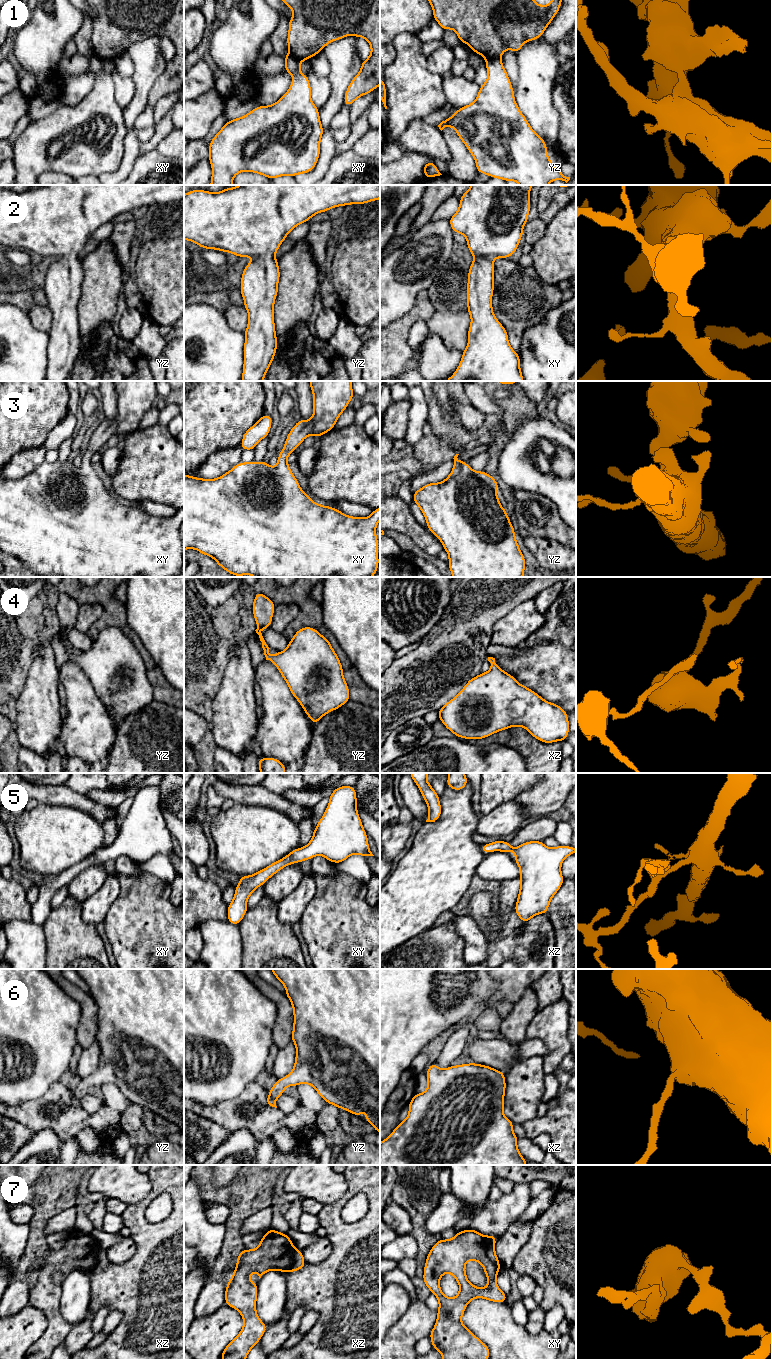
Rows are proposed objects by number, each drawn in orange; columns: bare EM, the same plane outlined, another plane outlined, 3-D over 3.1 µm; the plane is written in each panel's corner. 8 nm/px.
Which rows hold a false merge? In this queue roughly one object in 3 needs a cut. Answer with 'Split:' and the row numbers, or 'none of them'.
Split: 1, 7

